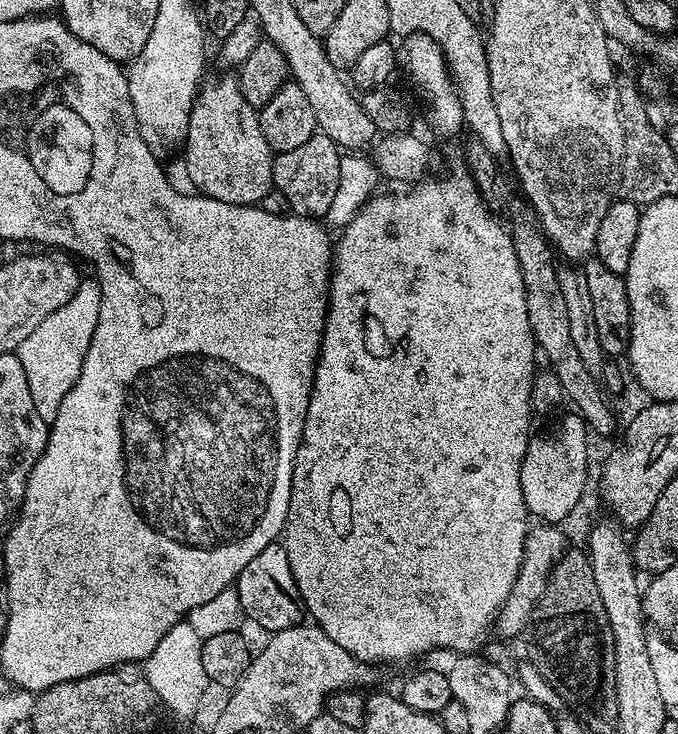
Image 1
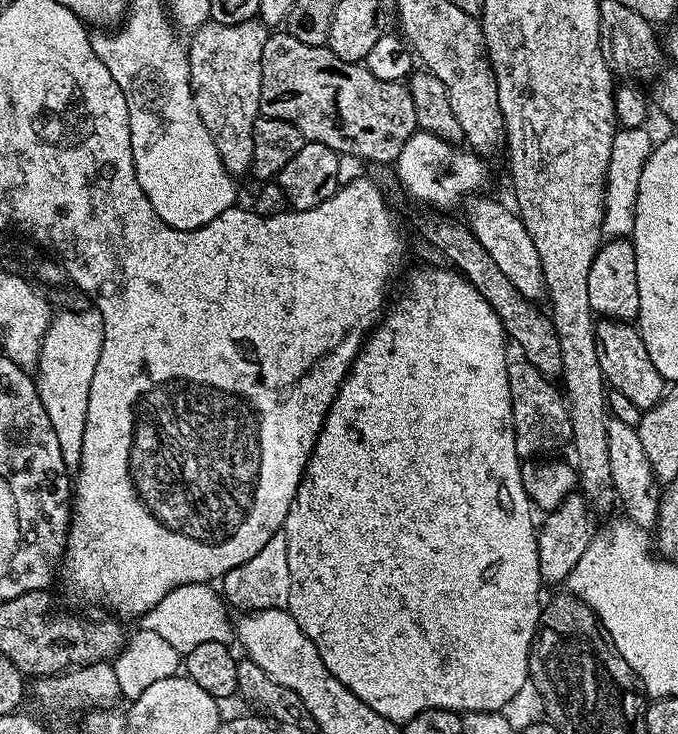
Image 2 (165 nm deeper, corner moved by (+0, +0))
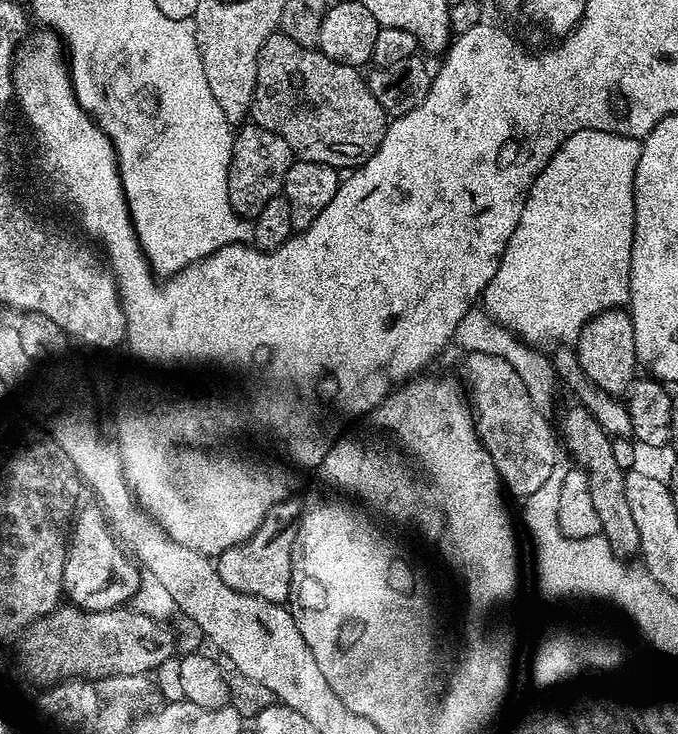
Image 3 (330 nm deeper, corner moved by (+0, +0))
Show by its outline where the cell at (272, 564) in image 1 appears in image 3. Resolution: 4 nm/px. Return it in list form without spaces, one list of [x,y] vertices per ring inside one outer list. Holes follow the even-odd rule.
[[[296,498],[270,506],[266,518],[262,518],[262,526],[258,526],[258,530],[254,530],[254,534],[246,538],[246,542],[230,546],[230,550],[215,557],[218,578],[222,578],[226,586],[242,594],[250,594],[266,602],[284,604],[292,589],[292,551],[296,527],[300,525],[301,511],[301,501]]]

